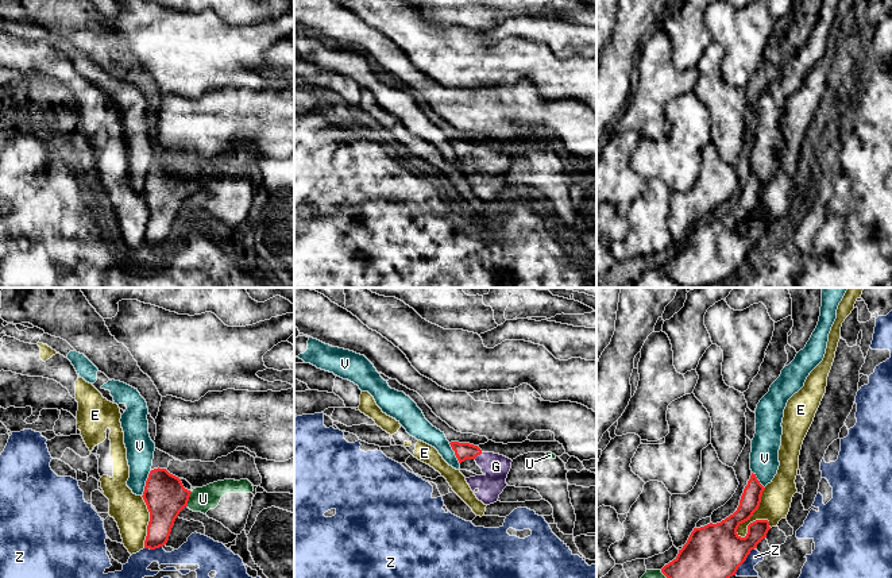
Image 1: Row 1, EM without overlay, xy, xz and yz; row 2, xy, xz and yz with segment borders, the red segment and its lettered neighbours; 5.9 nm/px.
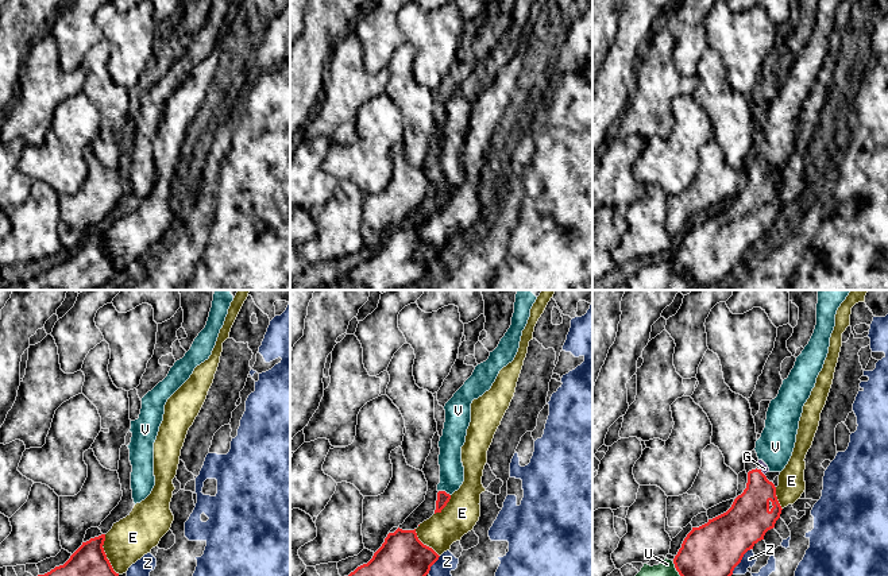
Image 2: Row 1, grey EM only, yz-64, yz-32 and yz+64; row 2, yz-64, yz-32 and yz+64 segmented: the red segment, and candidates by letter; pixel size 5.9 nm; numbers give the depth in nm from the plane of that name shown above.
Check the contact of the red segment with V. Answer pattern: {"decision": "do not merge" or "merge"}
{"decision": "do not merge"}

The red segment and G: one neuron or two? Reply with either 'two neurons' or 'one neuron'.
one neuron

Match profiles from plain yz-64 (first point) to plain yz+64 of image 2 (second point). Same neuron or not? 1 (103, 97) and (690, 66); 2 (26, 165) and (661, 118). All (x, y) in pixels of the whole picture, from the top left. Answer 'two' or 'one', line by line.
1: two
2: two

